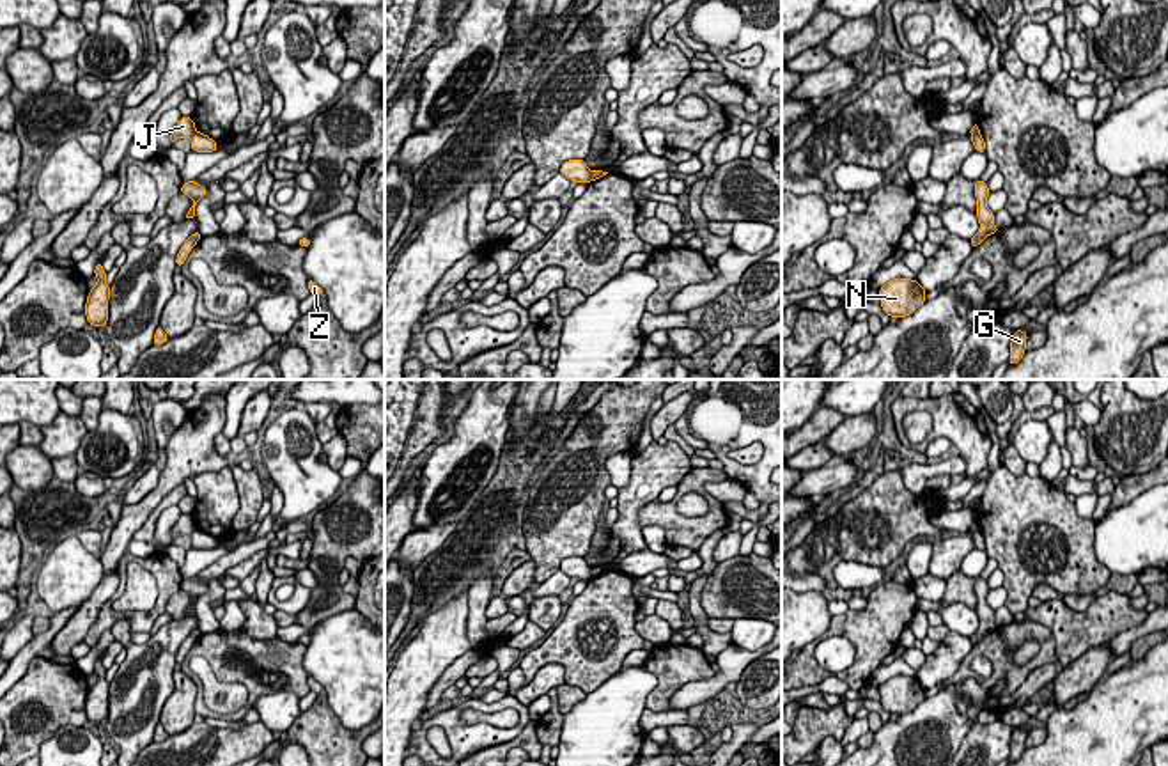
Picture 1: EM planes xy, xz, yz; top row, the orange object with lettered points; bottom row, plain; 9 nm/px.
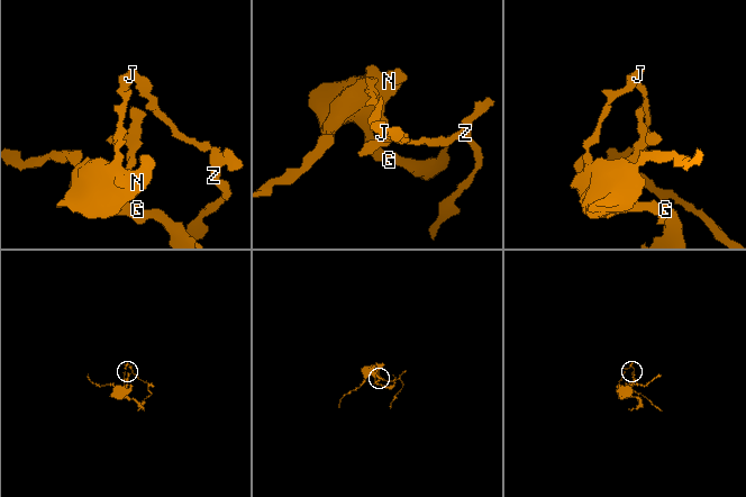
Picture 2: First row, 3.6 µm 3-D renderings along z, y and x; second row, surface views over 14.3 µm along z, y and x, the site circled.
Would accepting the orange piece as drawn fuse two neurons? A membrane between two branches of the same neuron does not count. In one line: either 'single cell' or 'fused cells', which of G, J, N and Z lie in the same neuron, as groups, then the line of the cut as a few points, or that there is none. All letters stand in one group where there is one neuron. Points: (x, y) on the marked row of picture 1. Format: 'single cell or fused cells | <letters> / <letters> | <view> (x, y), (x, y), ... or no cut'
fused cells | G J N / Z | xy (195, 130), (190, 137)

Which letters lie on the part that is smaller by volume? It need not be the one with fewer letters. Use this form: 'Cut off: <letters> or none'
Cut off: Z

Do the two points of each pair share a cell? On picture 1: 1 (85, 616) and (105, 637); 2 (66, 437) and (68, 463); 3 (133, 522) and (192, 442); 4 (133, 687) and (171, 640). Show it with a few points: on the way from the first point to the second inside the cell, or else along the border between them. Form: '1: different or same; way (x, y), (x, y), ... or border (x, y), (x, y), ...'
1: different; border (116, 589), (82, 640)
2: different; border (73, 454), (52, 460)
3: same; way (149, 502), (183, 461)
4: same; way (146, 676), (155, 667), (160, 653)

